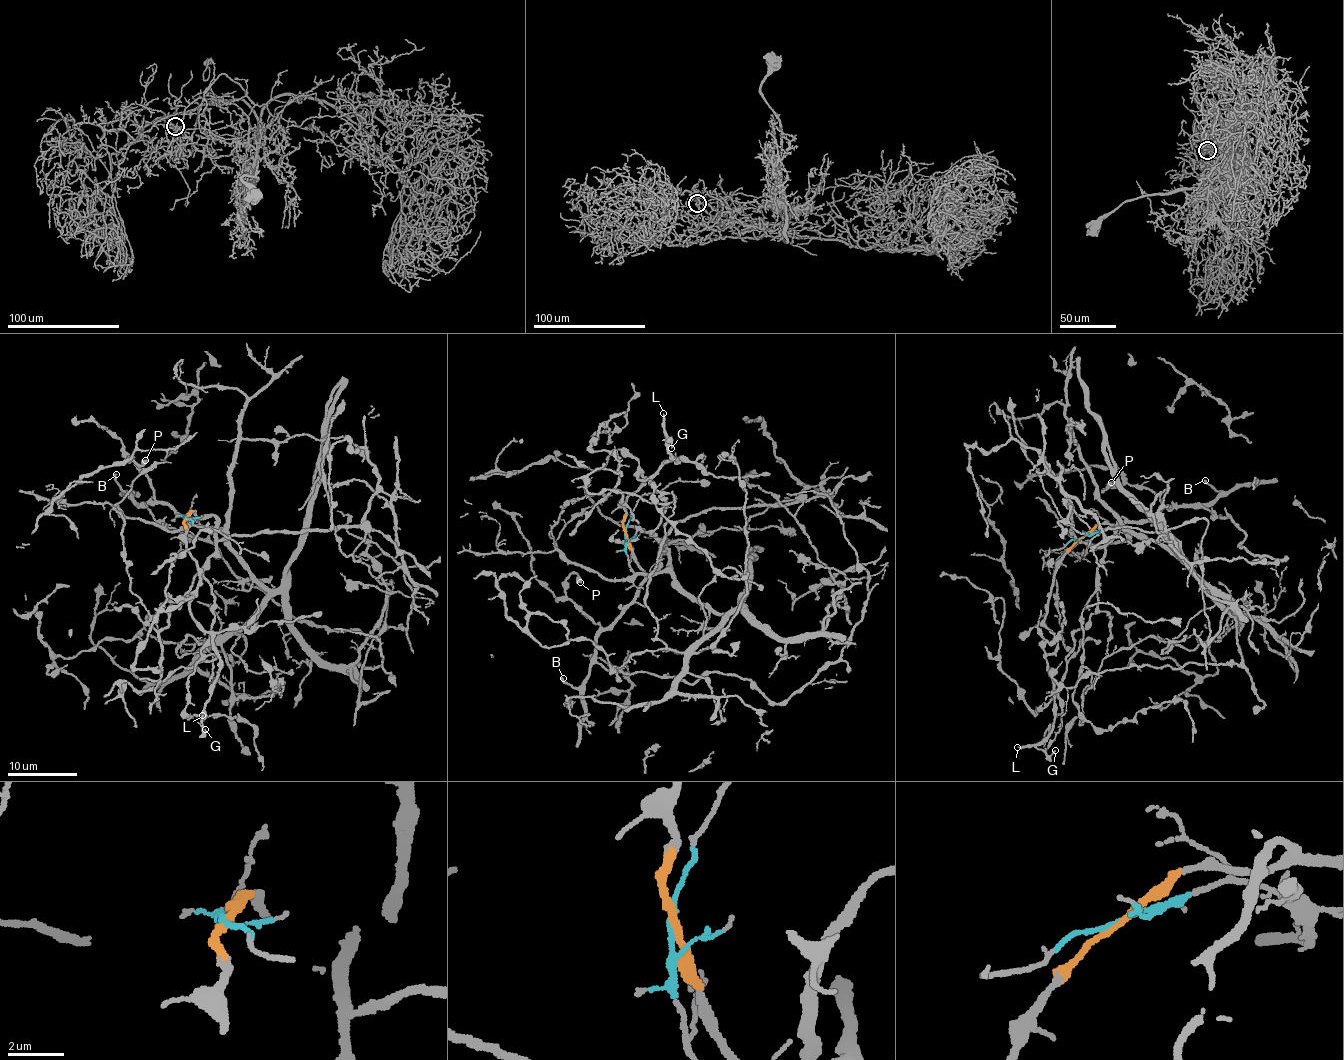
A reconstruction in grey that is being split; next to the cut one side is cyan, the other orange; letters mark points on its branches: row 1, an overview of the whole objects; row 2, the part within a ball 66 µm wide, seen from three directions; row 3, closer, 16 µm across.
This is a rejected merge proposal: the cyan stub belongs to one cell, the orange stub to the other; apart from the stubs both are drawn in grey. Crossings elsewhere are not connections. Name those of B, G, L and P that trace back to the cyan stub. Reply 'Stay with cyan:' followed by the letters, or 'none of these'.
Stay with cyan: none of these

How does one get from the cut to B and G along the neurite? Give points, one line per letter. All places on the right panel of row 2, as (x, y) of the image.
B: (1082, 537), (1099, 524), (1140, 522), (1166, 506), (1198, 506), (1213, 500), (1219, 495), (1218, 490), (1205, 480)
G: (1082, 537), (1059, 564), (1044, 618), (1057, 648), (1047, 657), (1053, 729), (1038, 748), (1049, 755), (1055, 750)

